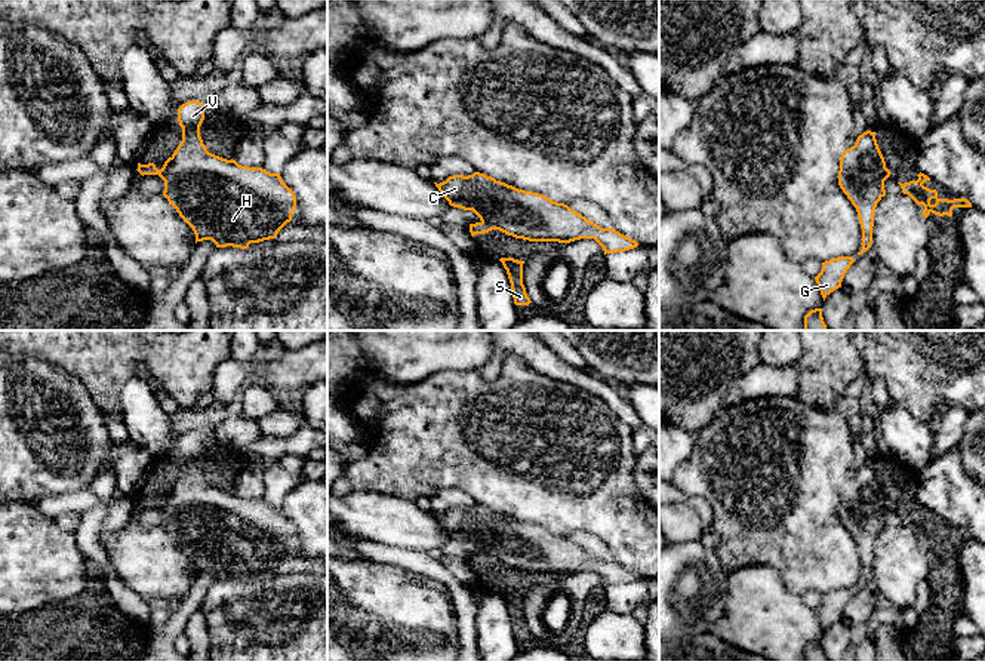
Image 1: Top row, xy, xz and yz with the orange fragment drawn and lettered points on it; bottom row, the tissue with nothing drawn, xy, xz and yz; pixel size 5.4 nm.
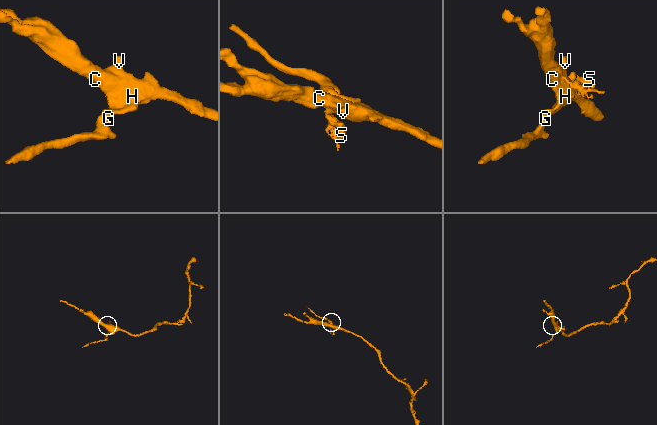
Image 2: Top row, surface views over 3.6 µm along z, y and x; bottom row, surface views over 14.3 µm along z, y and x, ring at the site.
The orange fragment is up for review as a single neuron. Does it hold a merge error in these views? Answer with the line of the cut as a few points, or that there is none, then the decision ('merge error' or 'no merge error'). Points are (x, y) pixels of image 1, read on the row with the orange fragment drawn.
cut xz (482, 221), (498, 228); merge error

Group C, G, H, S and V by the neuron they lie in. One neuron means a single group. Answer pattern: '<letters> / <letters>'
C G H V / S

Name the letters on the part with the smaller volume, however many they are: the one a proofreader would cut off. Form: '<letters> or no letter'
S

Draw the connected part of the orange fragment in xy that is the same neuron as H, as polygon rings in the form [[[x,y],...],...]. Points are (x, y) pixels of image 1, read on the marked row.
[[[188,101],[178,108],[182,141],[158,170],[164,181],[163,196],[193,228],[196,243],[212,240],[216,248],[247,249],[250,243],[276,239],[292,221],[295,193],[283,182],[280,173],[241,166],[236,160],[209,153],[200,136],[203,120],[204,105],[198,101]]]

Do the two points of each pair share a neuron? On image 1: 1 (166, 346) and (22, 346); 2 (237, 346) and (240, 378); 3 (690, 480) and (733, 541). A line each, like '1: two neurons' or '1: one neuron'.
1: one neuron
2: two neurons
3: one neuron

